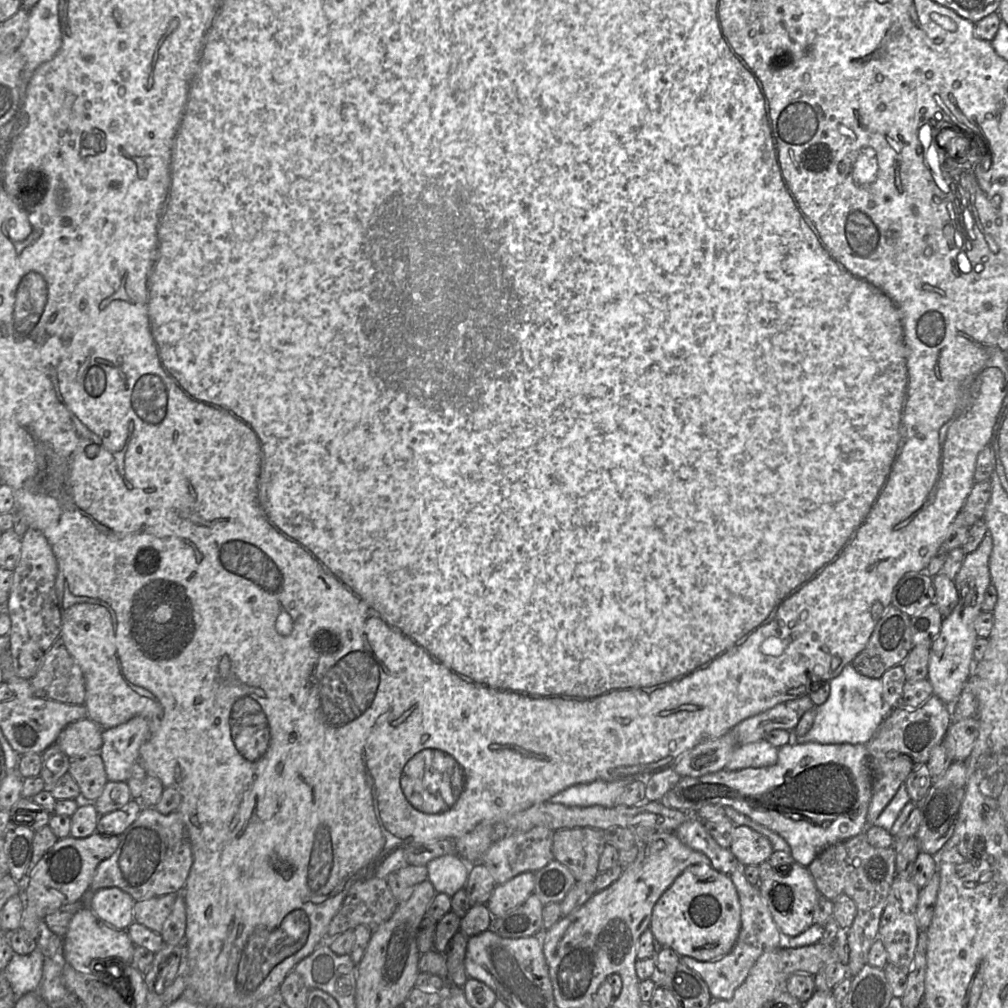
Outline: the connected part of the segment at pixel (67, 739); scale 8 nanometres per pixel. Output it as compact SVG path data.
M86 717L67 725L55 743L69 758L100 753L102 731L101 726Z

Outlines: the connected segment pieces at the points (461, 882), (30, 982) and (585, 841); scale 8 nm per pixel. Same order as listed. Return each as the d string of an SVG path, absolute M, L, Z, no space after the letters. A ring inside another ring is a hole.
M443 855L431 860L426 866L428 880L437 893L452 897L458 890L465 887L470 865L458 855Z
M36 948L27 955L15 954L2 971L17 998L38 990L43 974L45 956Z
M591 827L562 828L553 835L554 860L566 866L576 881L594 881L606 845L604 831Z

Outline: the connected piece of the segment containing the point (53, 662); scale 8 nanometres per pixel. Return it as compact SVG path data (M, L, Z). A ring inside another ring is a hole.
M60 637L46 652L30 683L35 697L67 704L85 703L86 689L83 672Z

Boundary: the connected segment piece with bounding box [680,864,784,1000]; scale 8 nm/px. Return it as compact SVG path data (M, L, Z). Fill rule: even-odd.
M739 864L729 874L741 905L741 928L732 950L724 957L715 961L698 961L689 956L680 956L680 963L697 972L706 982L711 997L714 1000L730 1000L735 990L745 981L750 969L763 953L784 947L784 936L774 922L758 887L751 885L747 881L743 873L744 866Z

